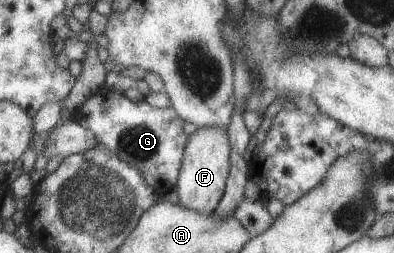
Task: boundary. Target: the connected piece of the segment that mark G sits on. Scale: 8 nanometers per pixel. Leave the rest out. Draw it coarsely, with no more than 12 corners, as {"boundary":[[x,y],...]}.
{"boundary":[[105,87],[74,119],[173,196],[188,140],[174,107]]}

